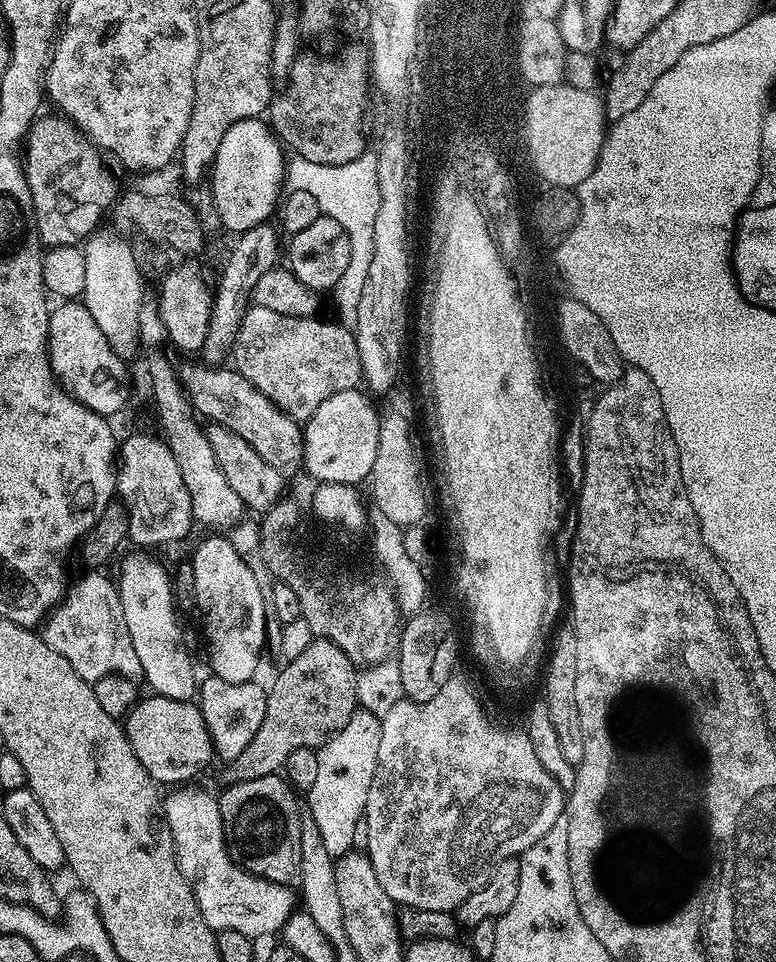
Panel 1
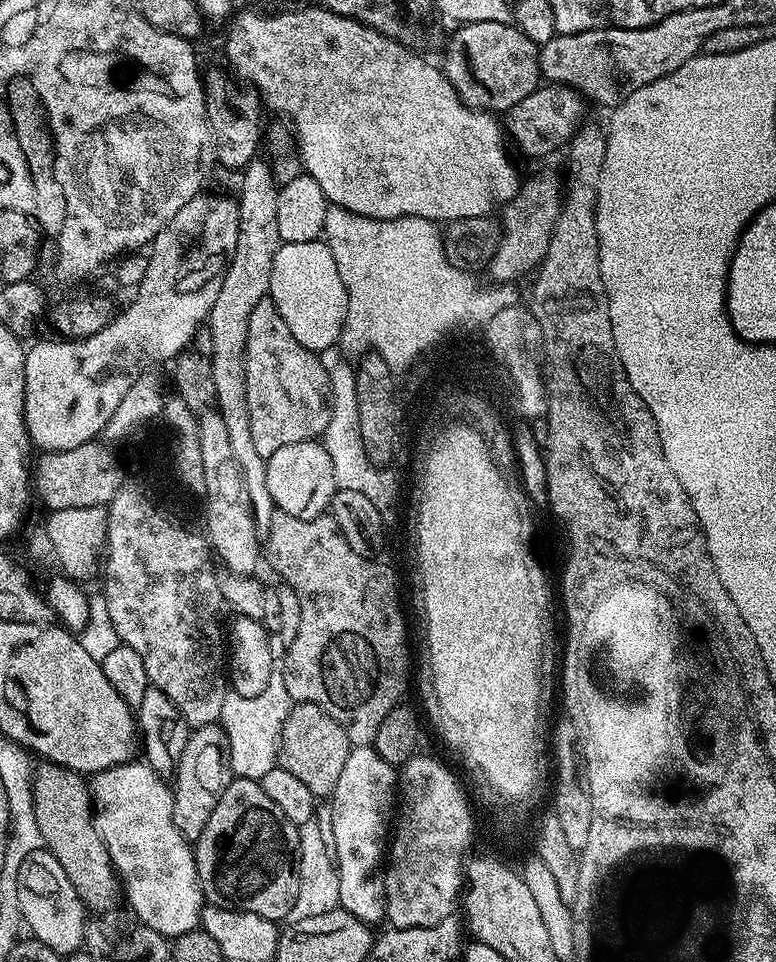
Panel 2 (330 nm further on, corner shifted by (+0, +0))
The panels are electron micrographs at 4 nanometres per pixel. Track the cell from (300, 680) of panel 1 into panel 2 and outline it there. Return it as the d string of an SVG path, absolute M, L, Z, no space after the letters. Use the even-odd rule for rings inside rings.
M293 703L288 711L286 722L280 735L278 753L279 767L290 770L318 798L331 797L334 786L338 786L338 777L342 774L342 766L346 766L346 758L352 752L352 743L346 738L346 730L326 710L317 704Z

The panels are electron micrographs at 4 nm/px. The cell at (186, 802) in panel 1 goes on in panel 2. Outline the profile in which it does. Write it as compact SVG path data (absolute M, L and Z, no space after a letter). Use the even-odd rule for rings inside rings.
M143 762L116 764L91 777L90 799L94 805L96 830L104 839L112 867L120 878L123 899L128 899L133 914L137 916L135 919L166 938L197 931L201 927L201 912L206 901L204 891L200 889L200 880L196 876L196 853L193 845L172 821L174 798L169 781Z

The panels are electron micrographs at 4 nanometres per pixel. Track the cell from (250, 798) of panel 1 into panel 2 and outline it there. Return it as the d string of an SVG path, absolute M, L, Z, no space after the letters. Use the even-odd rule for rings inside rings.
M239 778L232 779L226 786L226 790L222 790L222 798L218 798L218 806L214 806L214 814L210 814L210 822L206 822L206 830L202 830L202 834L194 841L194 851L196 853L196 876L200 880L200 889L204 891L204 899L209 905L215 905L218 908L233 908L240 909L242 911L250 911L251 914L261 915L262 918L270 919L275 922L284 922L292 915L292 907L294 902L298 898L298 886L300 885L300 879L296 873L296 861L298 859L298 853L300 850L300 829L297 825L290 822L290 818L286 818L286 814L282 814L282 810L278 810L278 806L274 806L274 801L266 795L266 790L262 790L259 780L242 780Z

